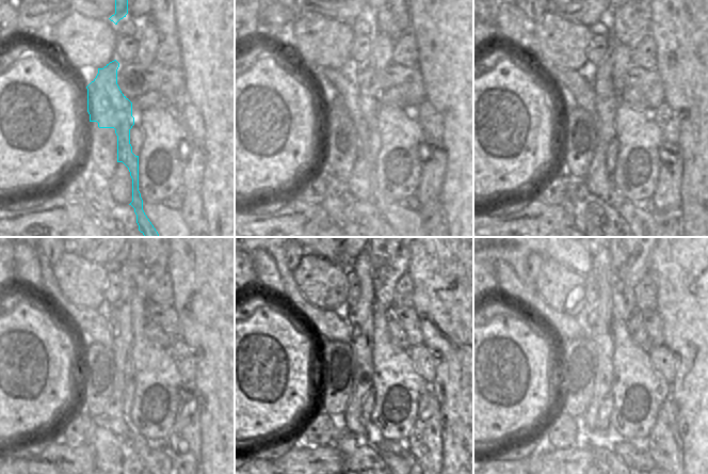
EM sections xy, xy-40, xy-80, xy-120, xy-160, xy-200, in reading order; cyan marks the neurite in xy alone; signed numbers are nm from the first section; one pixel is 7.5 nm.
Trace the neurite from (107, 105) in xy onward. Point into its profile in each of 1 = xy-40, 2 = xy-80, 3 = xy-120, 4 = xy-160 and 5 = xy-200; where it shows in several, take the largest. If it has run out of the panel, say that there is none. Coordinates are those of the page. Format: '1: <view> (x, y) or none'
1: xy-40 (350, 94)
2: xy-80 (585, 99)
3: xy-120 (106, 338)
4: xy-160 (344, 331)
5: xy-200 (581, 330)

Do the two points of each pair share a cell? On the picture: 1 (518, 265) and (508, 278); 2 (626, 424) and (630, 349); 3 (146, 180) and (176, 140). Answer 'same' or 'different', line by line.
1: different
2: same
3: same

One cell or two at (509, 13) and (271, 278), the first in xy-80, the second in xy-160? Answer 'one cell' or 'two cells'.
one cell

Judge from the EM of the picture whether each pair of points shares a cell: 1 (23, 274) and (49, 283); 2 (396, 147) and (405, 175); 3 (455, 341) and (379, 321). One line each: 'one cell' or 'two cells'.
1: two cells
2: one cell
3: two cells

